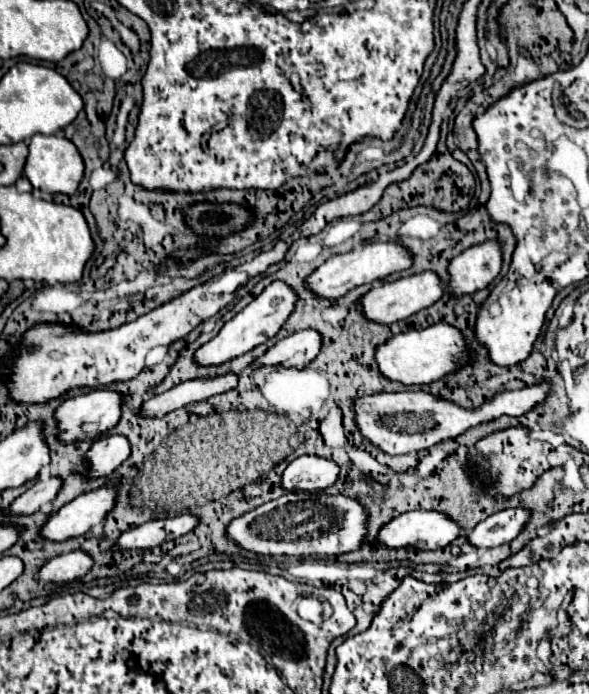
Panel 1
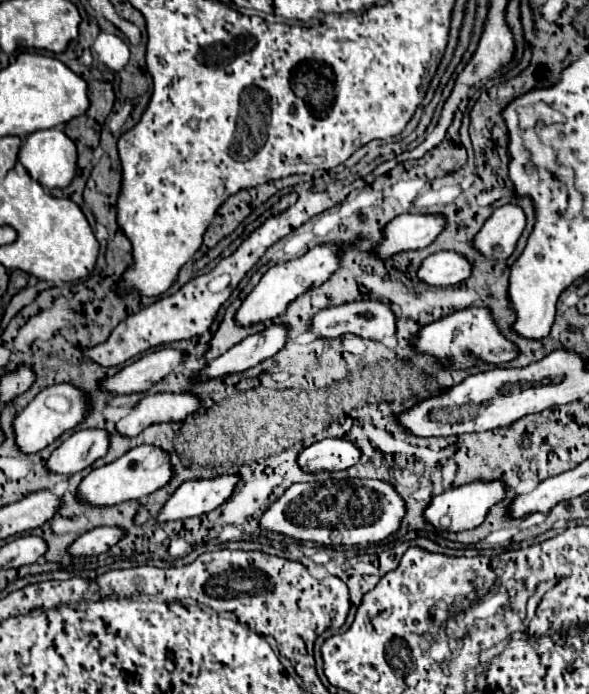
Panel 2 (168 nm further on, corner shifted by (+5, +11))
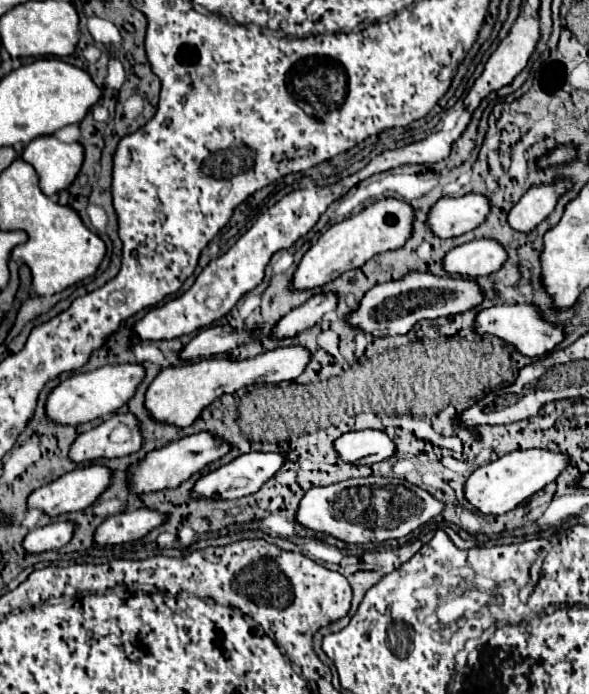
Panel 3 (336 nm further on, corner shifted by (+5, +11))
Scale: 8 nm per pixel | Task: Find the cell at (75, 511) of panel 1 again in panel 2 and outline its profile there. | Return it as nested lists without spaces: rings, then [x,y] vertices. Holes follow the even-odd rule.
[[[137,446],[127,454],[123,454],[119,460],[115,460],[113,464],[97,468],[87,478],[83,478],[83,482],[79,484],[79,498],[97,506],[113,506],[125,500],[139,500],[163,488],[173,476],[175,470],[171,466],[169,452],[157,446]]]

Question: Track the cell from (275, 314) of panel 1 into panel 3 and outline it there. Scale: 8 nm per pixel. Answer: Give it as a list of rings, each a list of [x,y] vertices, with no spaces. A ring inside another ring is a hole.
[[[393,198],[379,200],[373,206],[365,208],[363,212],[339,224],[333,224],[301,258],[291,278],[291,288],[297,292],[321,288],[327,282],[333,282],[343,272],[363,266],[371,256],[385,250],[401,248],[405,240],[411,236],[411,224],[413,224],[413,208],[407,202]]]

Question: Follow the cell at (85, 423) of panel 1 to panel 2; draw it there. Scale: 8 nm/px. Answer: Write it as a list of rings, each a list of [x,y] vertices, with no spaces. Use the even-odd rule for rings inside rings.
[[[161,348],[151,354],[145,354],[139,362],[125,366],[115,376],[109,376],[101,382],[101,388],[111,394],[133,394],[133,392],[145,392],[155,382],[165,378],[169,372],[173,372],[187,352],[177,348]]]

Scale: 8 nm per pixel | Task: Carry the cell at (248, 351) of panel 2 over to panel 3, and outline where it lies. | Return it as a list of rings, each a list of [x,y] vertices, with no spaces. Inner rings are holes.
[[[317,294],[311,296],[309,302],[305,302],[303,306],[291,310],[289,314],[285,314],[271,330],[271,338],[275,340],[285,340],[285,338],[293,338],[297,334],[301,334],[303,330],[311,328],[317,320],[321,320],[321,316],[325,312],[335,310],[337,306],[337,296],[335,294]]]

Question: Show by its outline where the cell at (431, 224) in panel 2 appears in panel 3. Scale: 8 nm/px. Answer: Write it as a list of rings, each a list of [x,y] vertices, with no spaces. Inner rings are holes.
[[[465,194],[461,198],[441,198],[427,214],[427,228],[433,236],[455,238],[479,226],[489,212],[489,202],[479,194]]]

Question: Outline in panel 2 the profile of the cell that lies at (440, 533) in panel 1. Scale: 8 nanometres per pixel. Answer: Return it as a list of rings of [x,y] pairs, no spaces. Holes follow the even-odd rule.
[[[475,480],[457,488],[451,488],[439,496],[435,496],[431,500],[431,504],[425,510],[425,520],[431,522],[437,530],[441,532],[461,532],[461,530],[471,530],[477,528],[485,516],[489,514],[489,510],[505,500],[509,494],[507,484],[503,480]]]

